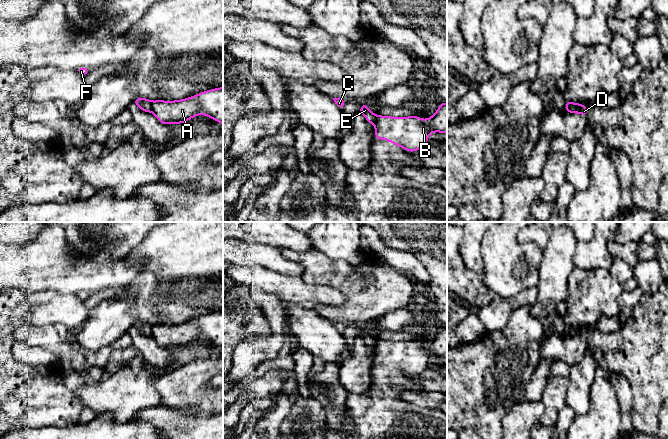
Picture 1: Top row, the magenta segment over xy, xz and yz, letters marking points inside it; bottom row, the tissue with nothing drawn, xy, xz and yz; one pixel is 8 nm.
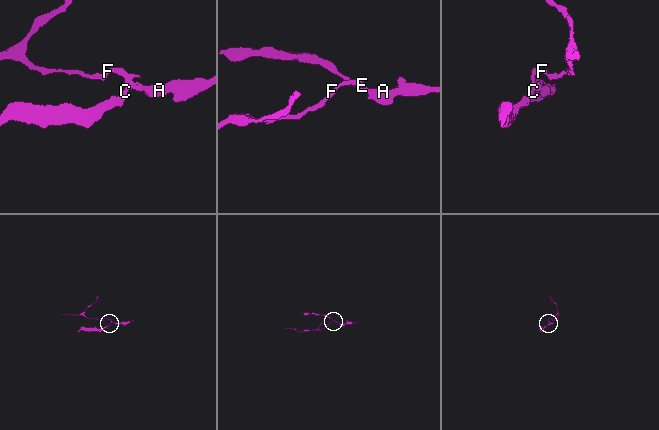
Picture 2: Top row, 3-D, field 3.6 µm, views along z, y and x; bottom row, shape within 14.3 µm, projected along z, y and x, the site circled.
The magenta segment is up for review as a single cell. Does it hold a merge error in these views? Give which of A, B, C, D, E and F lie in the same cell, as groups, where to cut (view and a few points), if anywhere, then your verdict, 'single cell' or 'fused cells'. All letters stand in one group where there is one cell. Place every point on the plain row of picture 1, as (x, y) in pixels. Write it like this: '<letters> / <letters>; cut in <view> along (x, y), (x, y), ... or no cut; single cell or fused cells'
A B D / C E F; cut in xy along (151, 326), (152, 335); fused cells

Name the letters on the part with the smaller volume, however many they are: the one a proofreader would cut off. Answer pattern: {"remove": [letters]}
{"remove": ["A", "B", "D"]}

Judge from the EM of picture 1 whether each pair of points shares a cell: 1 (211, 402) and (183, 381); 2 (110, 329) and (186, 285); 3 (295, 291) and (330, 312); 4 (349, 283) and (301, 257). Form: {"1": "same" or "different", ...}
{"1": "same", "2": "same", "3": "different", "4": "same"}

